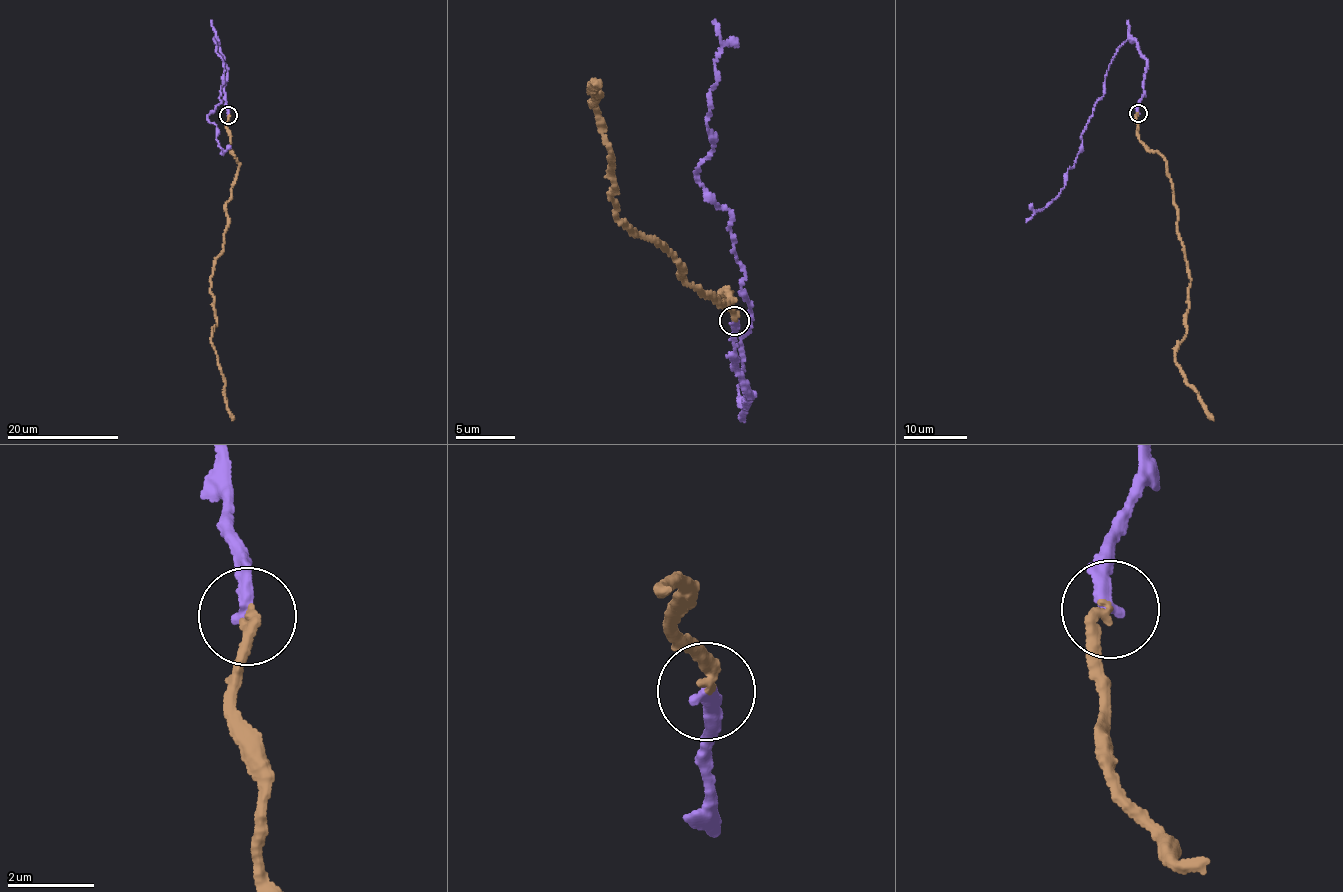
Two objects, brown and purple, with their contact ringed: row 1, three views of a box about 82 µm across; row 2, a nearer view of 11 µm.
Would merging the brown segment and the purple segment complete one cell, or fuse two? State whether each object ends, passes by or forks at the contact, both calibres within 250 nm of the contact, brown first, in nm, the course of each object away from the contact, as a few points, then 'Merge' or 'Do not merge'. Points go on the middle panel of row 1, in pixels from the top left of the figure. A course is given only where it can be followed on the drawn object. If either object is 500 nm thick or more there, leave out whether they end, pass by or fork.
At the ring brown ends. At the ring purple ends. Thickness 200 nm (brown) against 320 nm. Course of brown: (733, 320), (724, 288), (718, 305), (703, 296), (663, 242), (618, 219), (596, 84). Course of purple: (733, 320), (748, 407), (738, 390), (751, 323), (745, 274), (730, 213), (694, 171), (713, 149), (715, 20). Merge

